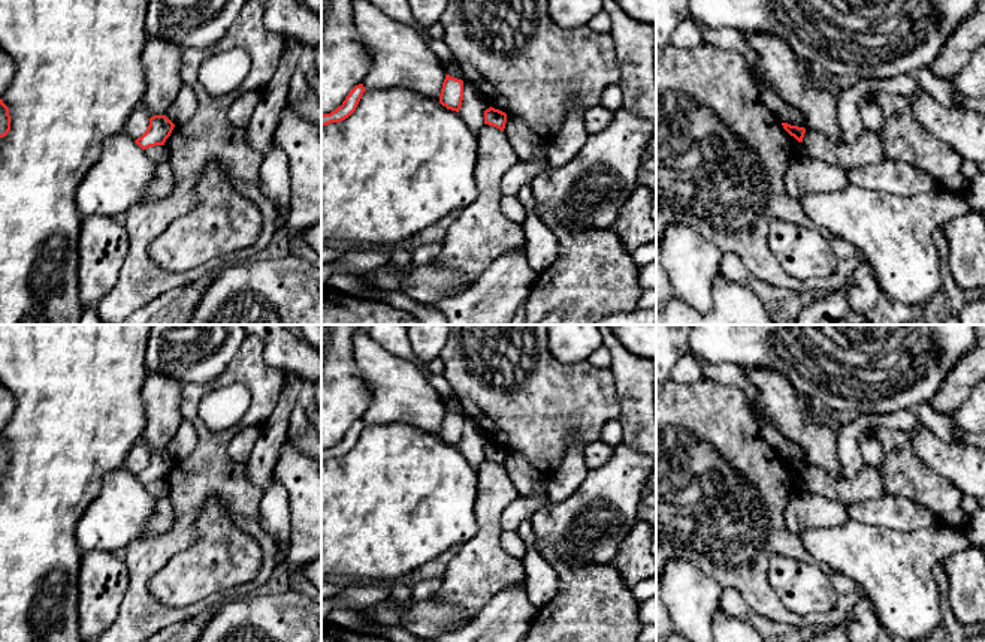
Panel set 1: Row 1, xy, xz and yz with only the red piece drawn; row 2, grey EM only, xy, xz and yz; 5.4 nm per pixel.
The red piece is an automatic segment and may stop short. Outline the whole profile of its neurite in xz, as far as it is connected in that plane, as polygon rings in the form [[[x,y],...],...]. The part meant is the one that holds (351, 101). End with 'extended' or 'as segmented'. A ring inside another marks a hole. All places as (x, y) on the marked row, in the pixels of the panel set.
[[[363,84],[356,85],[348,93],[348,96],[345,97],[345,100],[342,102],[341,106],[338,106],[330,114],[321,114],[321,127],[327,126],[330,123],[339,123],[339,121],[348,118],[356,111],[365,91],[366,90],[365,90]]] | as segmented

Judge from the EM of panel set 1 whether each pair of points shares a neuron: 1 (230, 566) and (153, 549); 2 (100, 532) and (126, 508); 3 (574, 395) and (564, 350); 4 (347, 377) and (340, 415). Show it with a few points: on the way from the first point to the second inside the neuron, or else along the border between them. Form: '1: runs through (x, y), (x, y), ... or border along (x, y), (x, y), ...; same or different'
1: border along (196, 524), (196, 537), (177, 552), (153, 579); different
2: runs through (106, 526), (120, 514); same
3: border along (547, 340), (549, 350), (558, 359), (586, 361); different
4: runs through (340, 386), (340, 406); same

